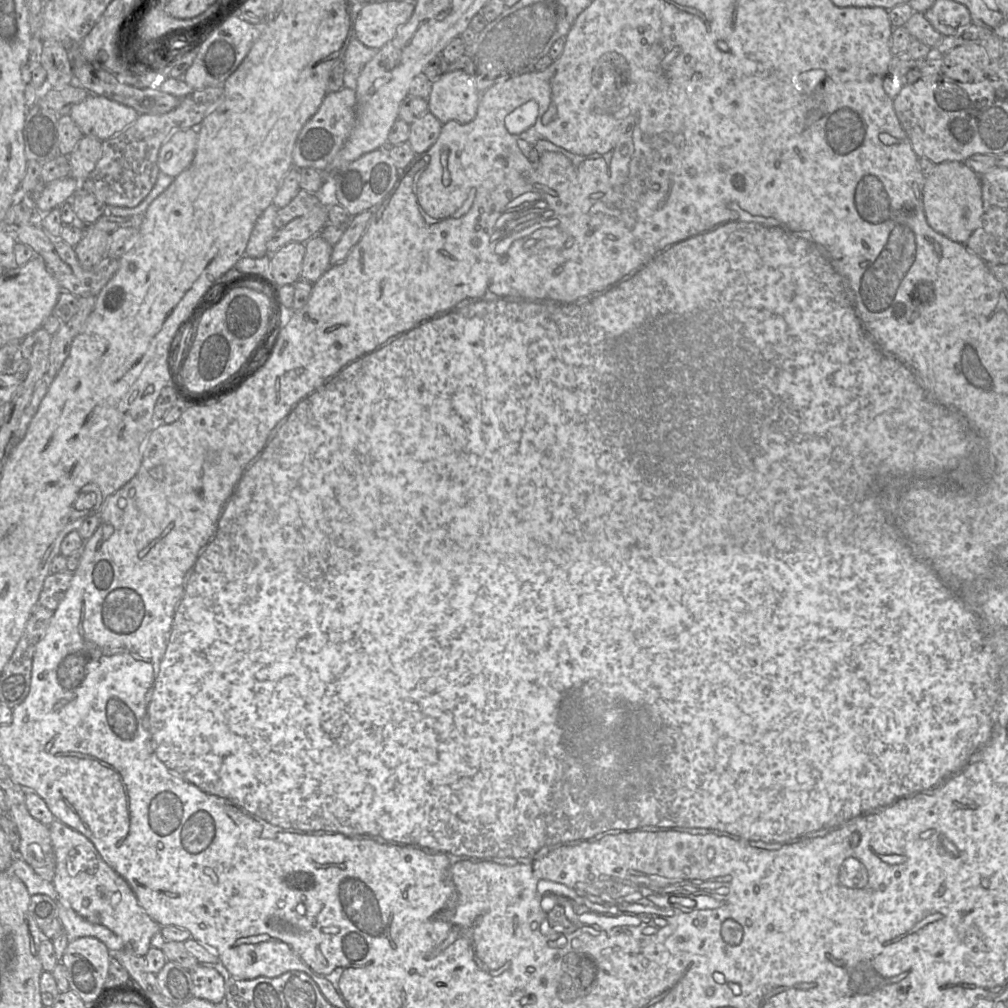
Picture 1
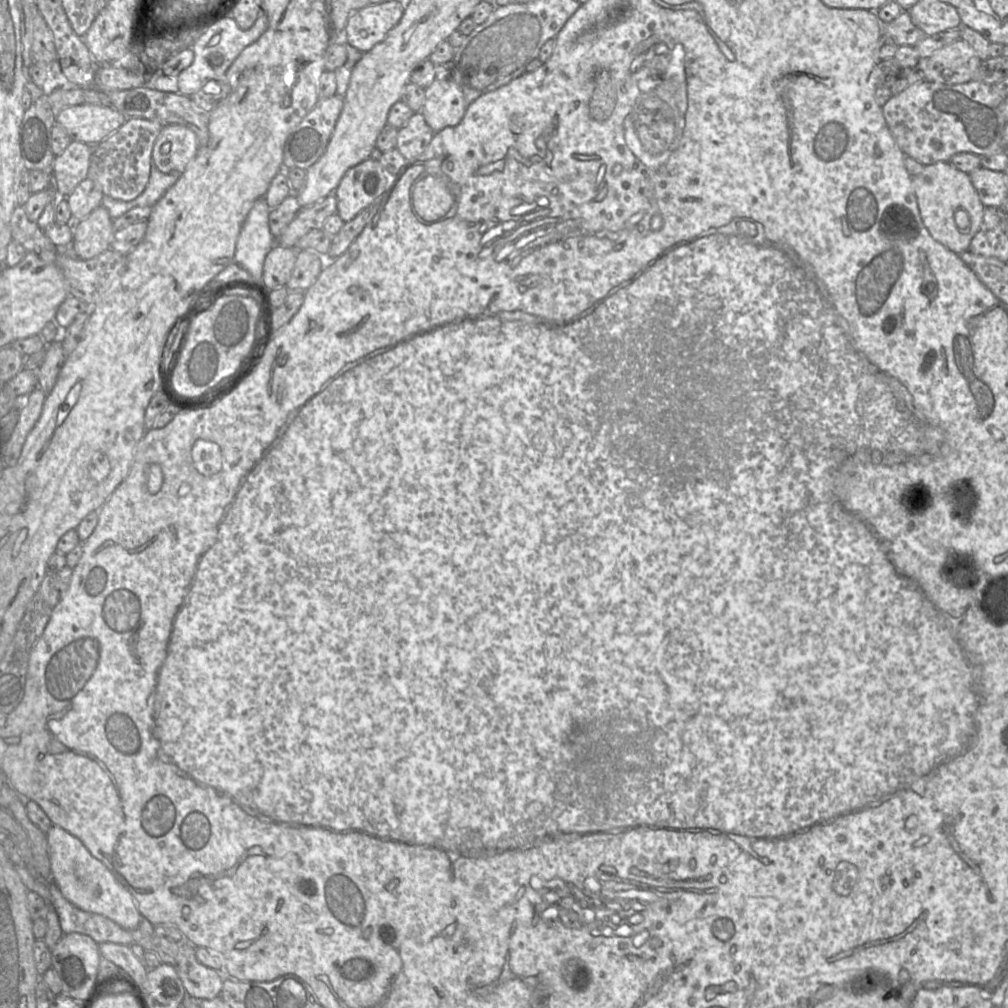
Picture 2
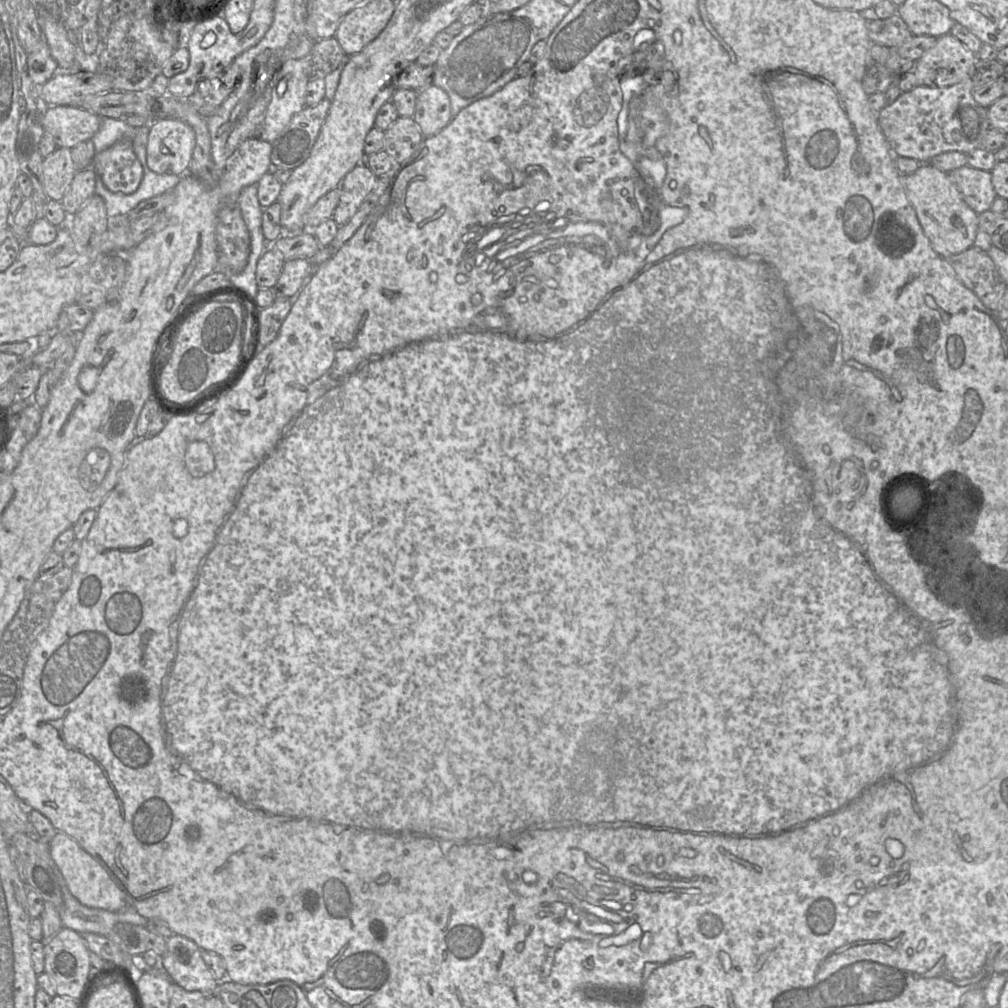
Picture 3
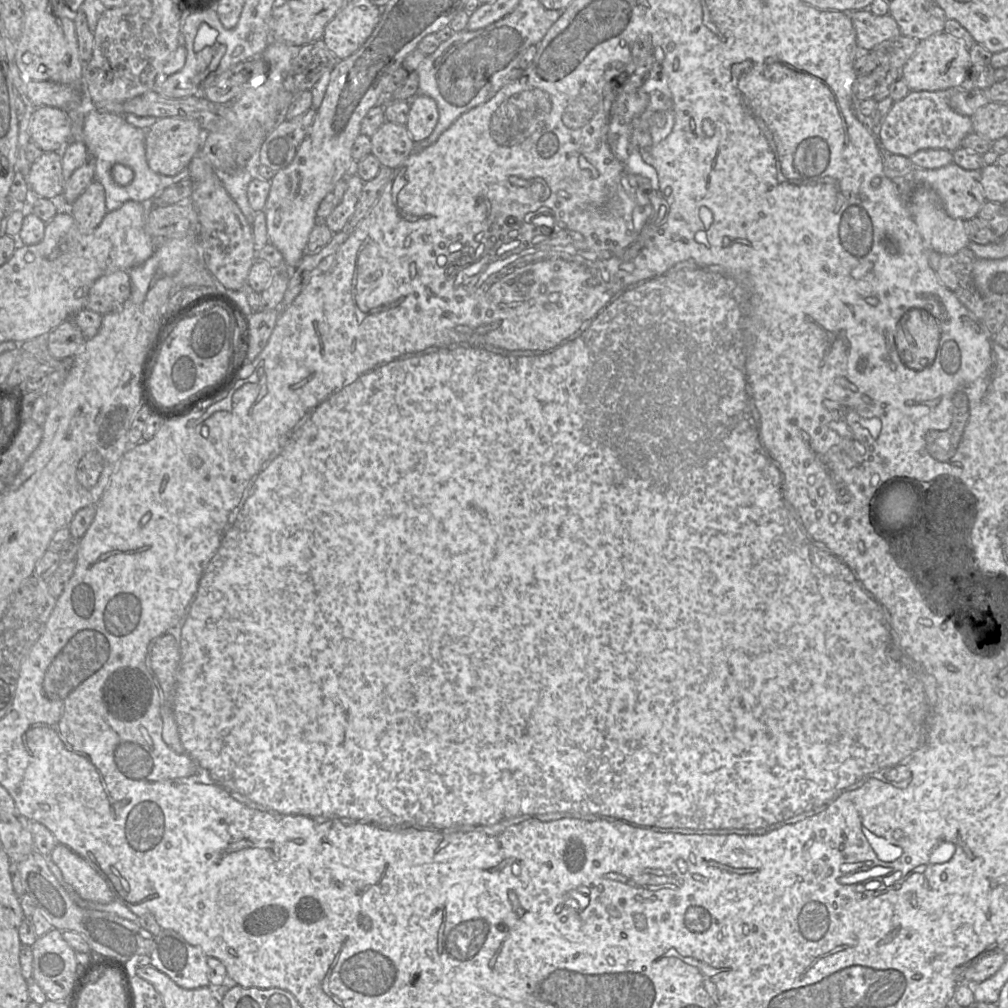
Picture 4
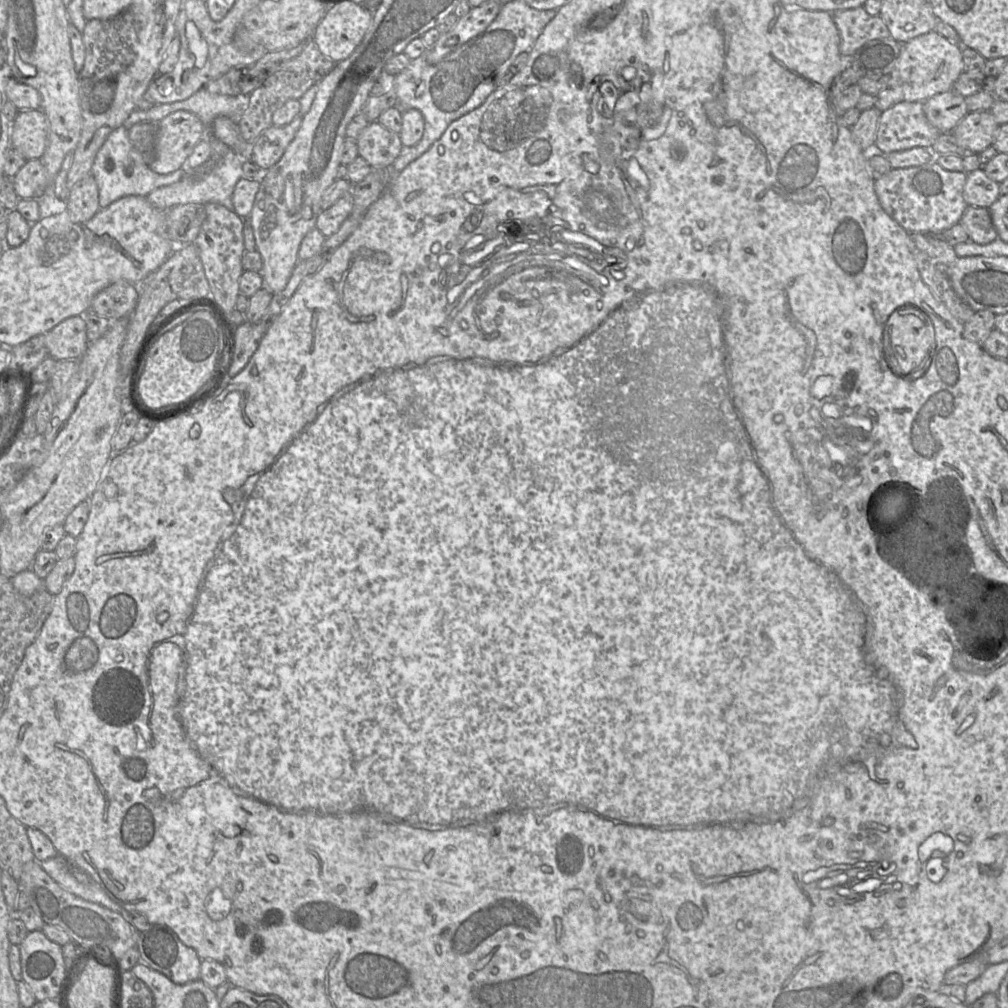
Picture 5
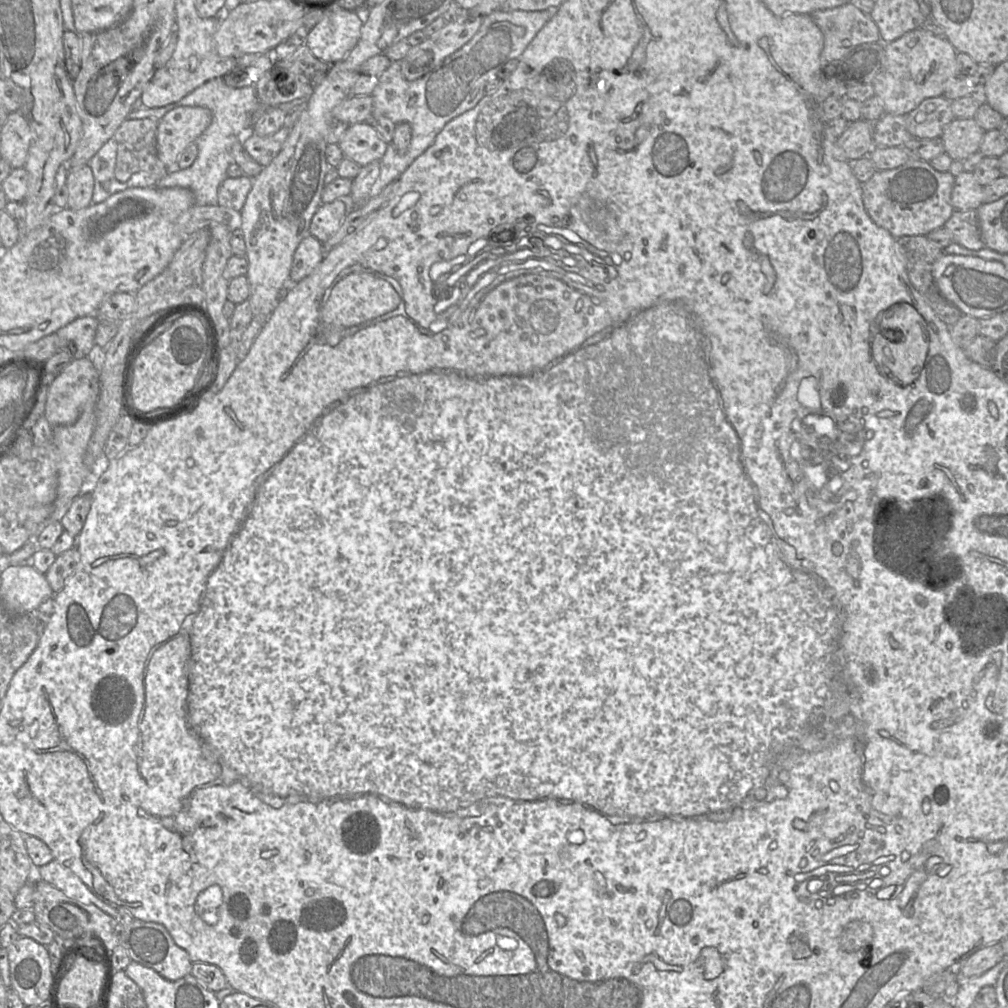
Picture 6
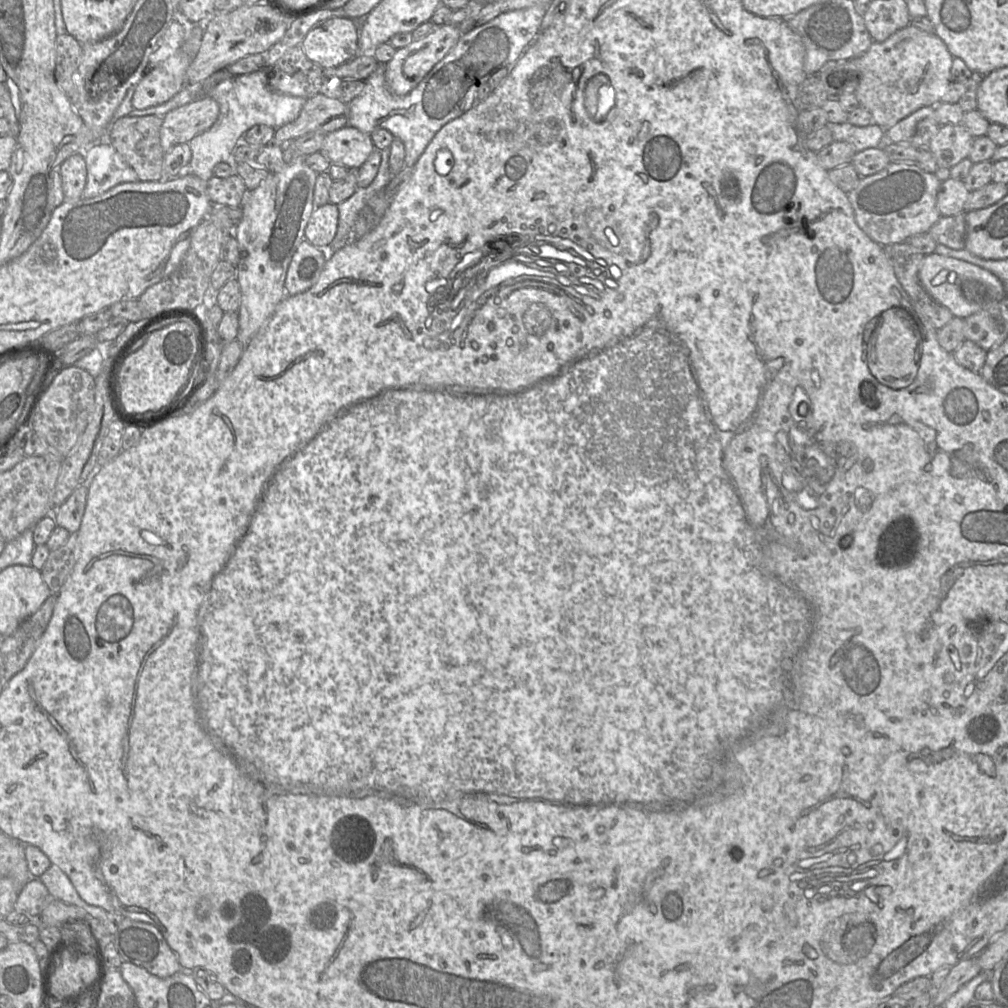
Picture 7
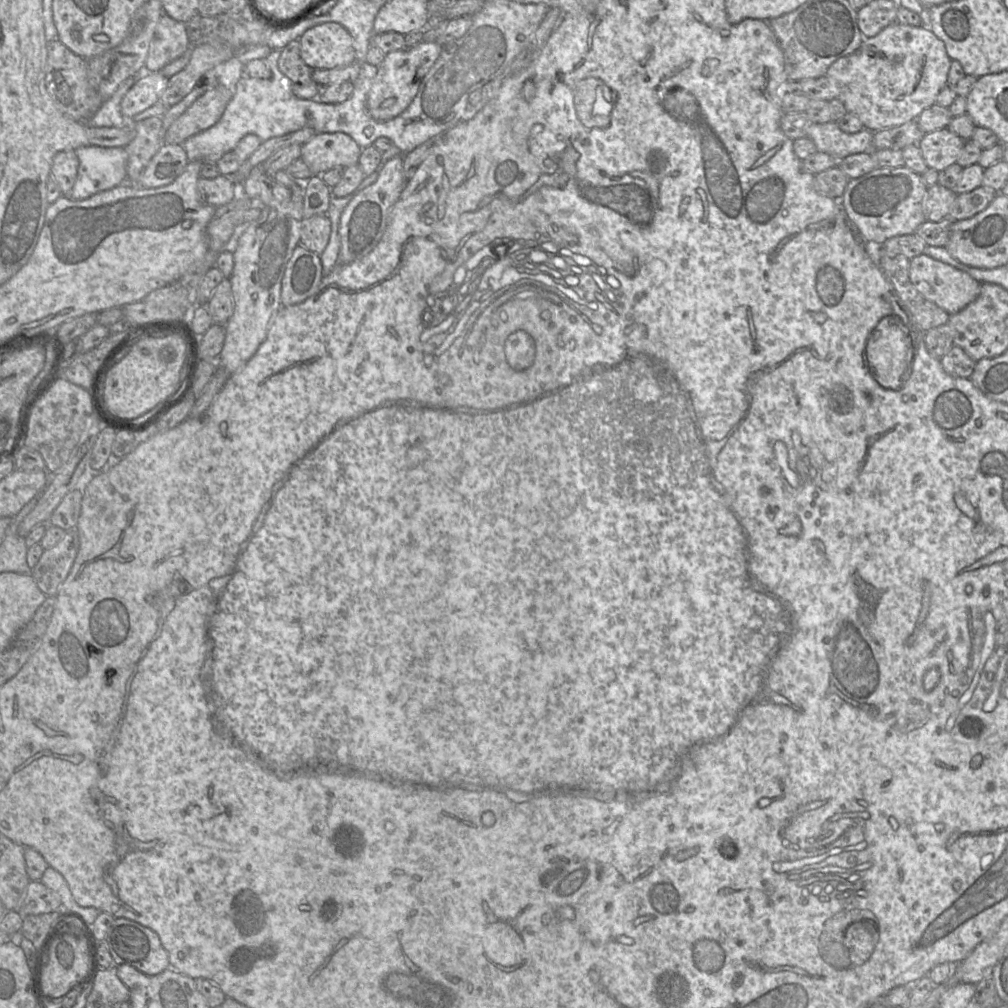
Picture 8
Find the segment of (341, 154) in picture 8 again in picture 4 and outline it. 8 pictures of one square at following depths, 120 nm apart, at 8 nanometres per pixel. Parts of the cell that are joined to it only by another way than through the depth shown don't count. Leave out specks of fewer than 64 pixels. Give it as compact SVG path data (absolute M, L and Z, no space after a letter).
M386 122L370 137L371 154L374 155L381 166L396 169L415 152L415 142L412 140L406 125Z

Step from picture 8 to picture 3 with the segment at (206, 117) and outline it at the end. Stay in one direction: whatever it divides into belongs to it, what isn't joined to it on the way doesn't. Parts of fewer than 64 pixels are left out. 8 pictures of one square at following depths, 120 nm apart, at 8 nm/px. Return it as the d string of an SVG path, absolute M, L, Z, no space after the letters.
M167 117L149 124L148 167L158 174L183 176L188 173L196 145L193 128L186 122Z

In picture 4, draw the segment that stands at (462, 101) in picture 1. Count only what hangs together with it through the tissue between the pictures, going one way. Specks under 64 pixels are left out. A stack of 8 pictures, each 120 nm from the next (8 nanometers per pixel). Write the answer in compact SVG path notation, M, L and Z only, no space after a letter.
M417 94L410 101L410 110L406 128L415 143L428 138L439 118L435 100L423 94Z

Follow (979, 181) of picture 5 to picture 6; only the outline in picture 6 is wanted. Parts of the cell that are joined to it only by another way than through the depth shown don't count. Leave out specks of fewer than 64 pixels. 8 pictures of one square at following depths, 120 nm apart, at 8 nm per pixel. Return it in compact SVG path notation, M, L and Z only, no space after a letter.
M963 171L955 178L951 194L954 210L976 210L983 204L983 186L973 172Z

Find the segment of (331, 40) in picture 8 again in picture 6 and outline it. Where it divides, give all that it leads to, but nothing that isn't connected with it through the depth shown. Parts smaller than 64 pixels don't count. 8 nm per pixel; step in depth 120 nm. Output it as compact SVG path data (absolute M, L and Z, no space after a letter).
M335 7L309 32L305 44L312 54L328 63L343 60L357 44L363 22L355 11Z

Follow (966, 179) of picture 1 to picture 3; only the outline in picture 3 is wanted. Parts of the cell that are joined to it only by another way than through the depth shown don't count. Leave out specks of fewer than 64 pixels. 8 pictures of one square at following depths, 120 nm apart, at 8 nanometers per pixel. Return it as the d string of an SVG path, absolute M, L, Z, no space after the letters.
M920 163L916 171L901 175L901 183L925 235L940 256L946 258L974 246L979 231L979 214L964 201L958 187L947 172L930 163Z

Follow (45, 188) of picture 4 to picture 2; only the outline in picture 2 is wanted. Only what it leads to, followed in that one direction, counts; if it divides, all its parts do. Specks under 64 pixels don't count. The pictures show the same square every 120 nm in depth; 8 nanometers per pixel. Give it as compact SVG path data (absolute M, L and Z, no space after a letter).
M72 141L53 162L53 188L59 197L67 197L76 186L88 177L93 147Z

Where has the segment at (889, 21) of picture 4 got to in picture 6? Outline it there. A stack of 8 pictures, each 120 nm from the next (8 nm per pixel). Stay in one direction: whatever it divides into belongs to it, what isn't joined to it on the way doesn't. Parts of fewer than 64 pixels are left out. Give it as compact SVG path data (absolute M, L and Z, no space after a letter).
M855 2L815 10L810 16L824 36L822 66L841 60L861 44L881 41L878 26Z

